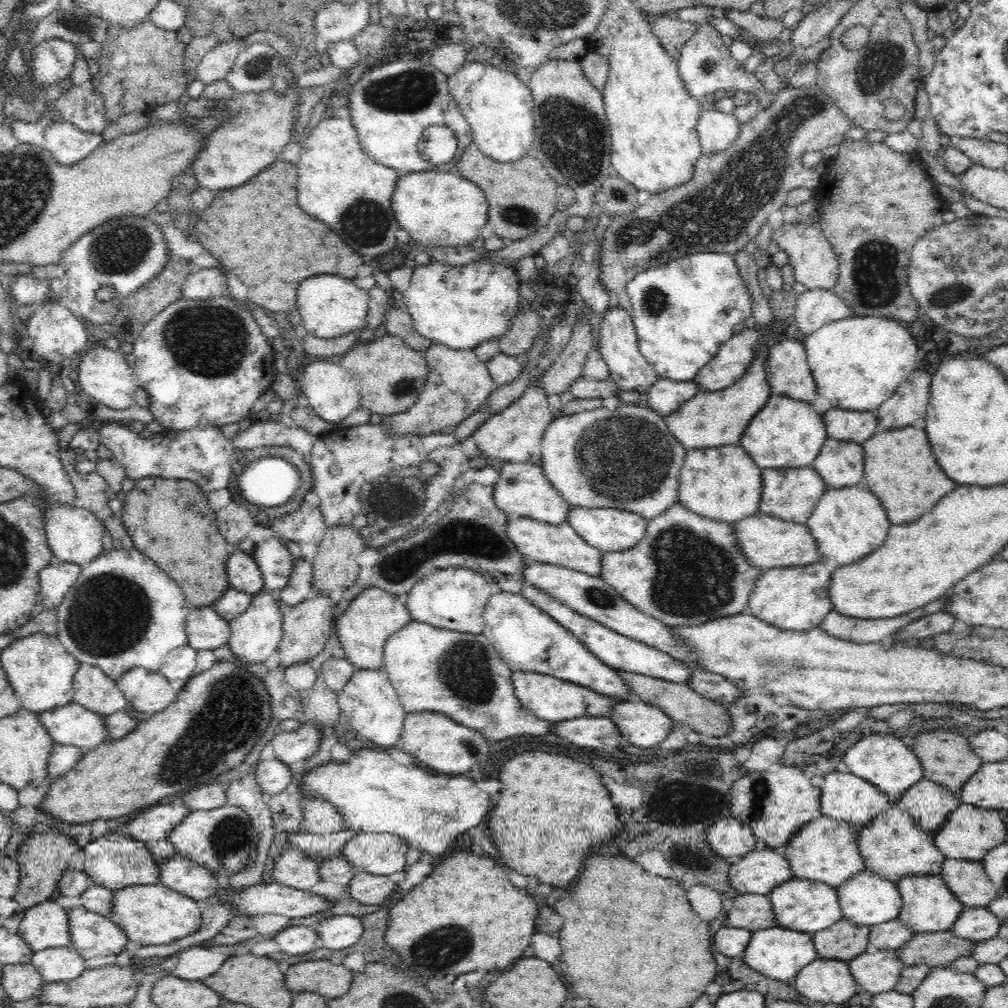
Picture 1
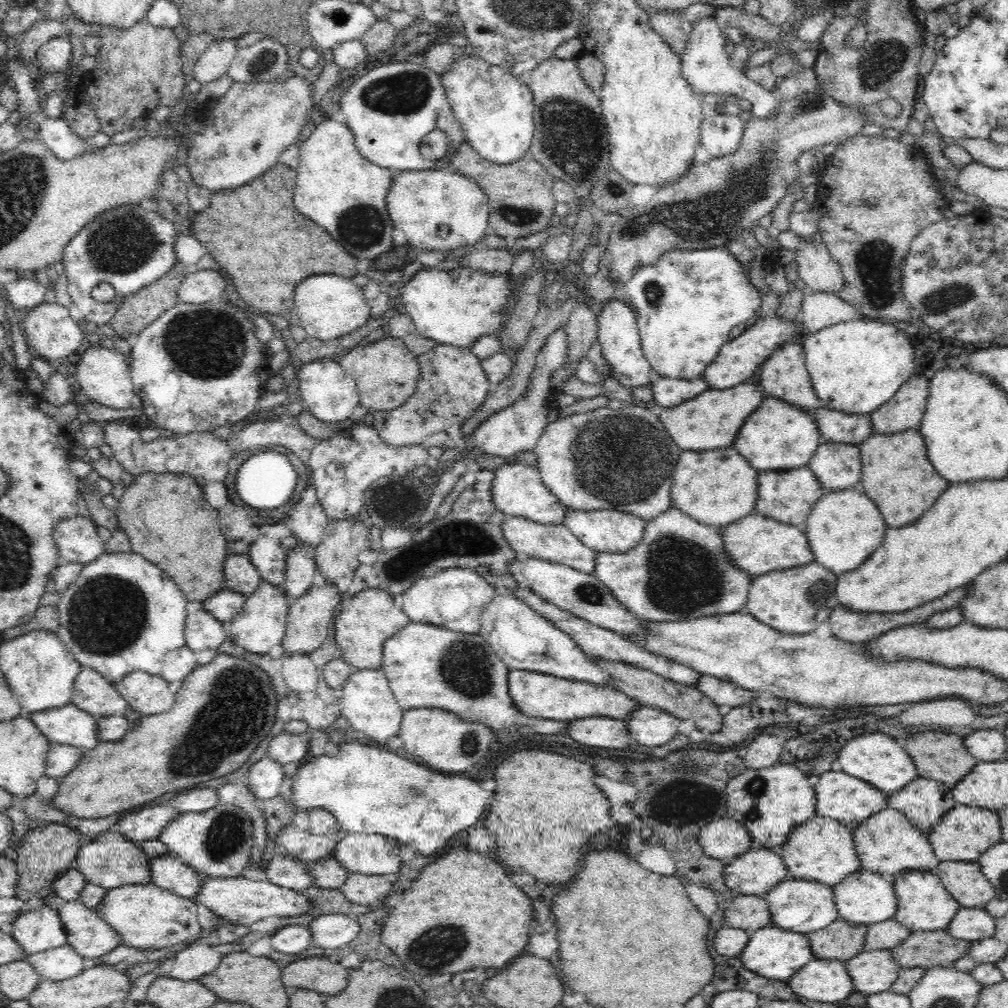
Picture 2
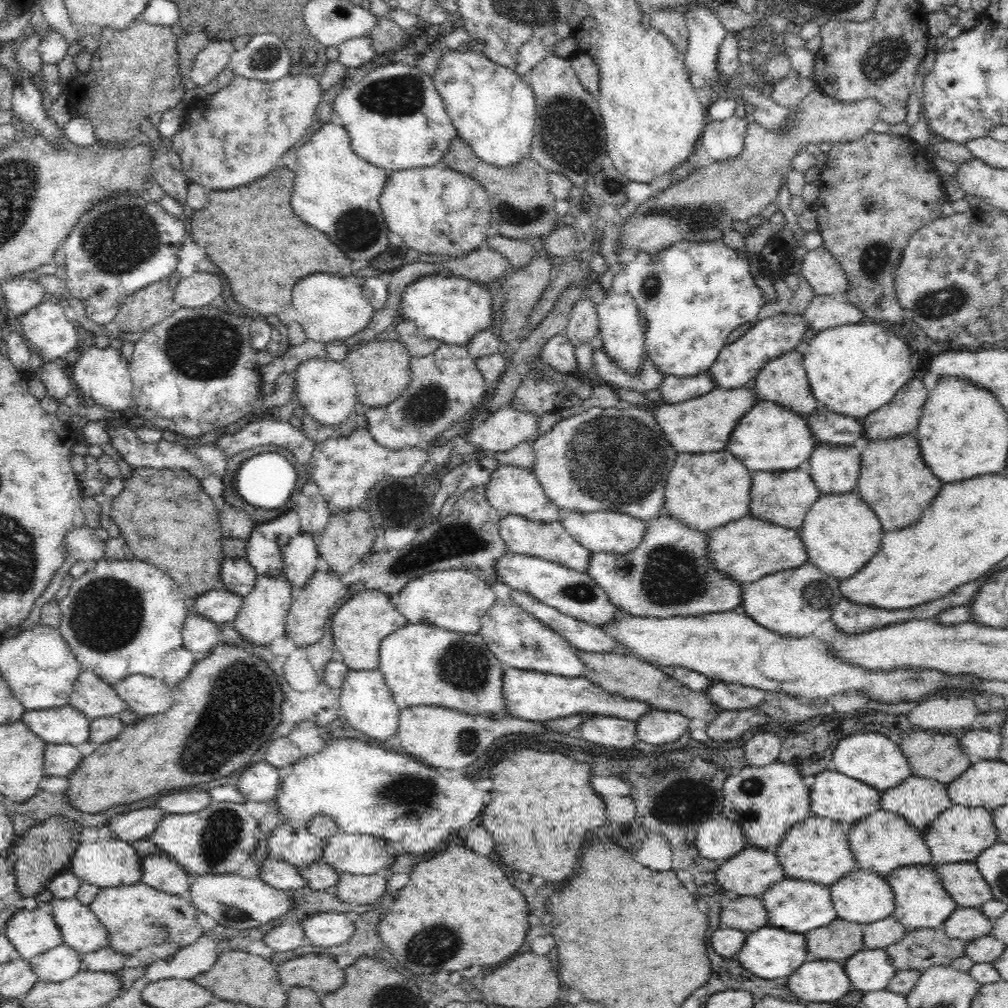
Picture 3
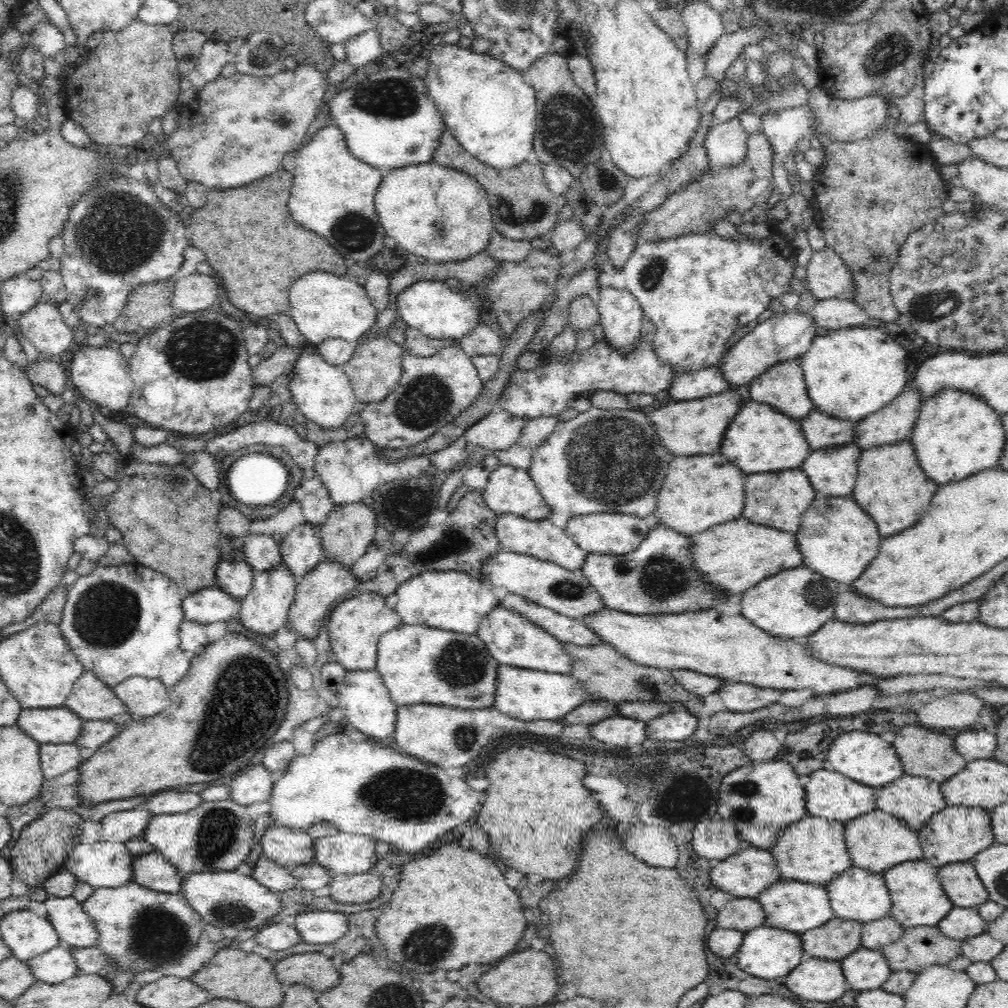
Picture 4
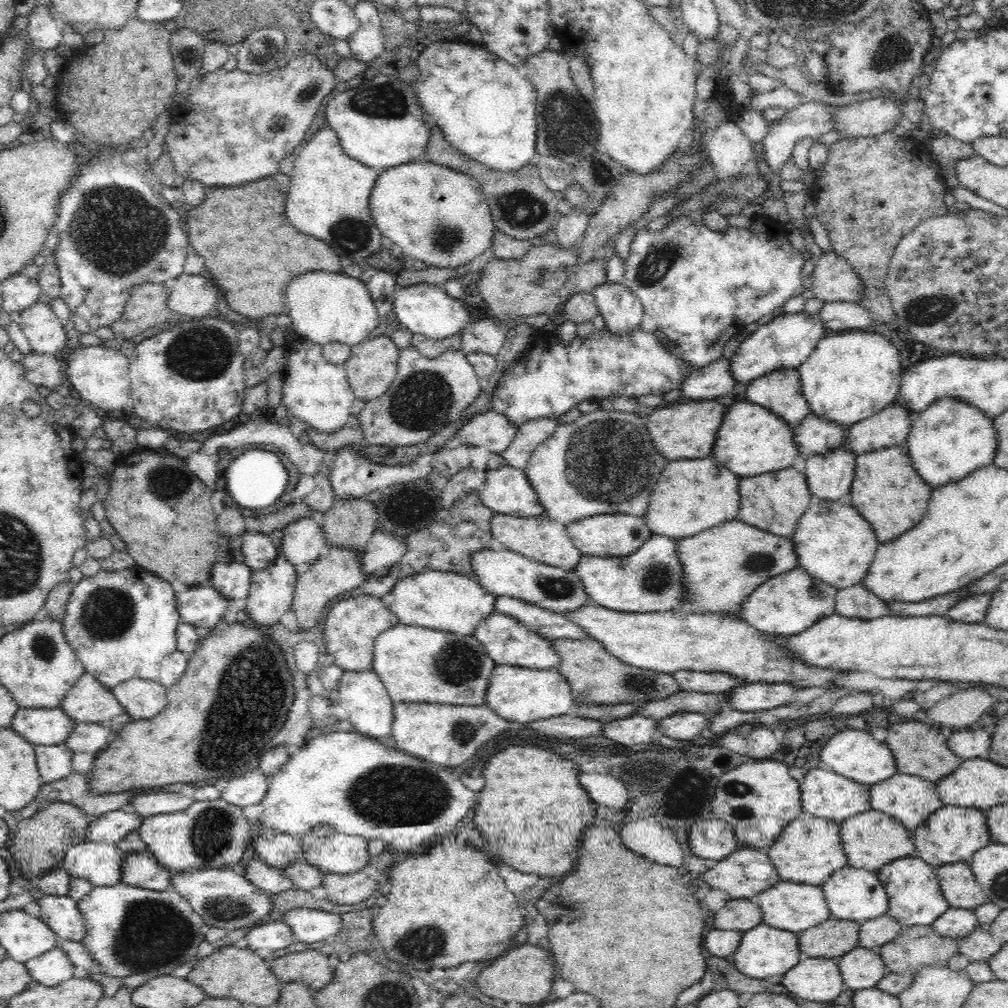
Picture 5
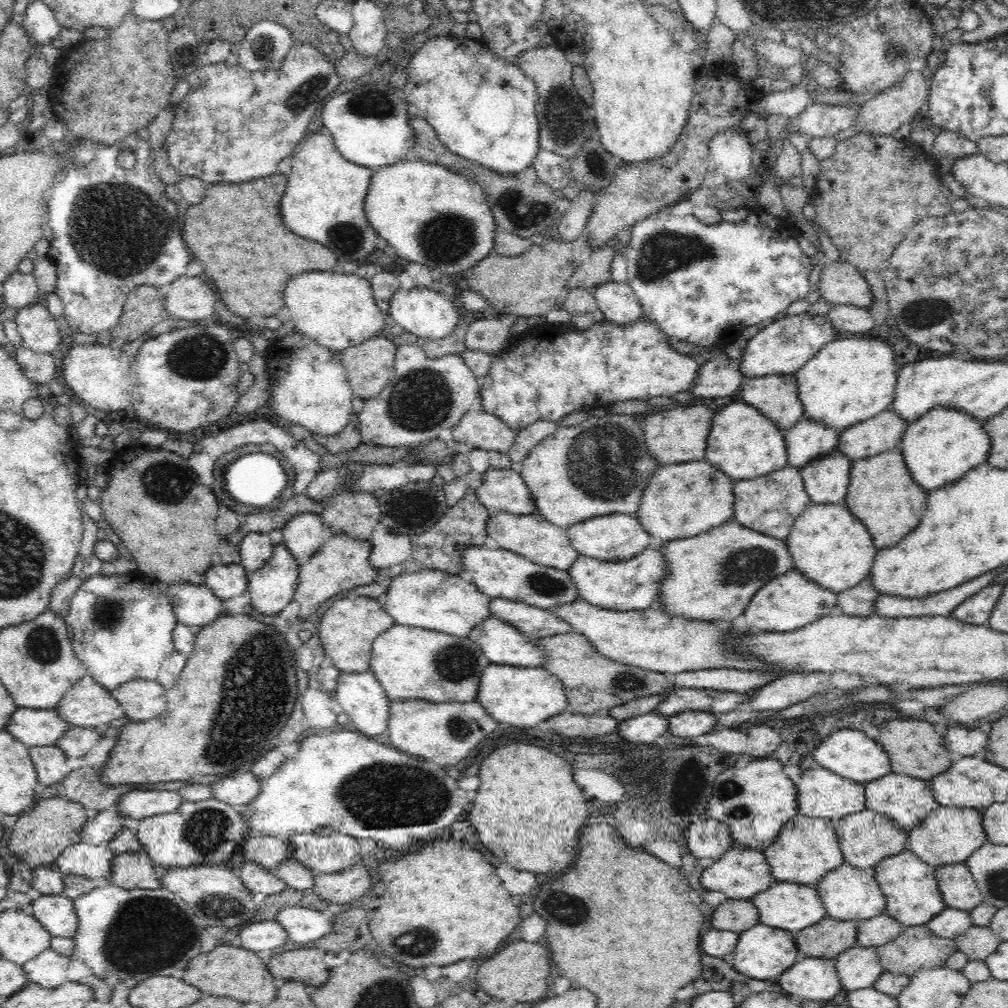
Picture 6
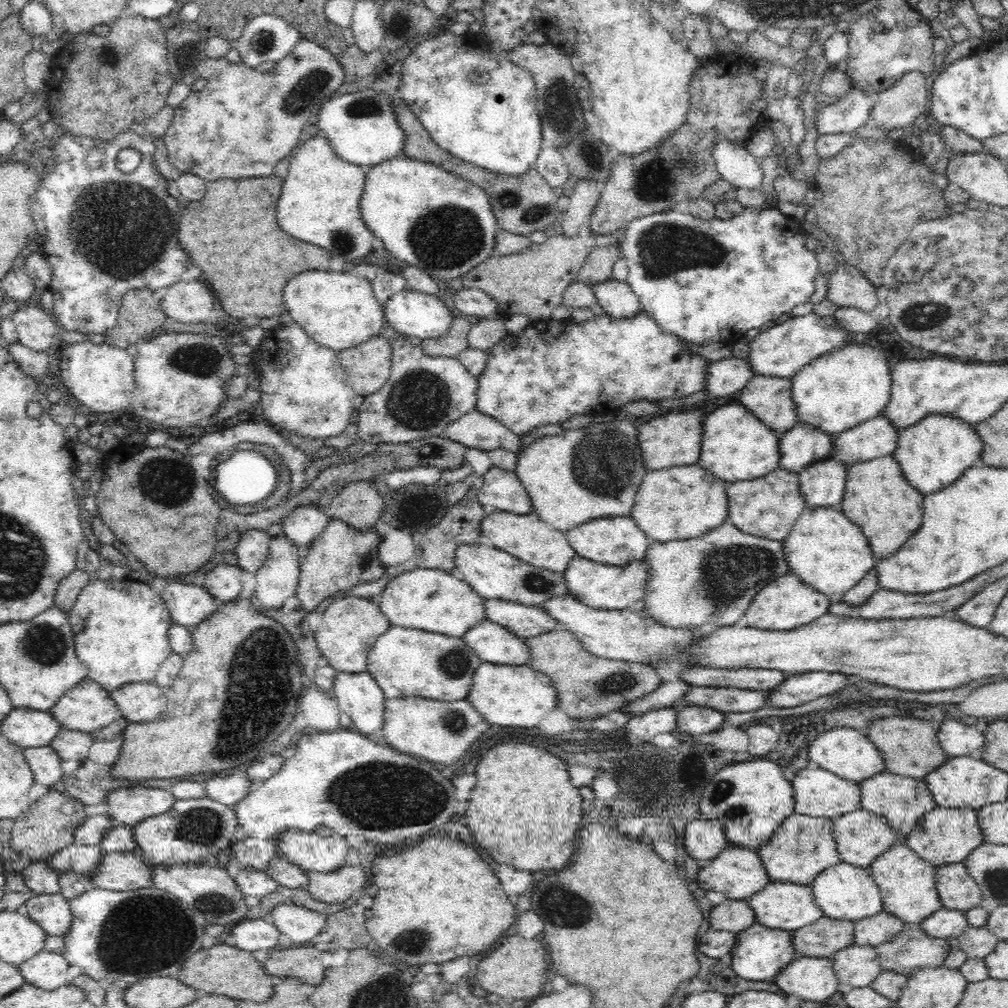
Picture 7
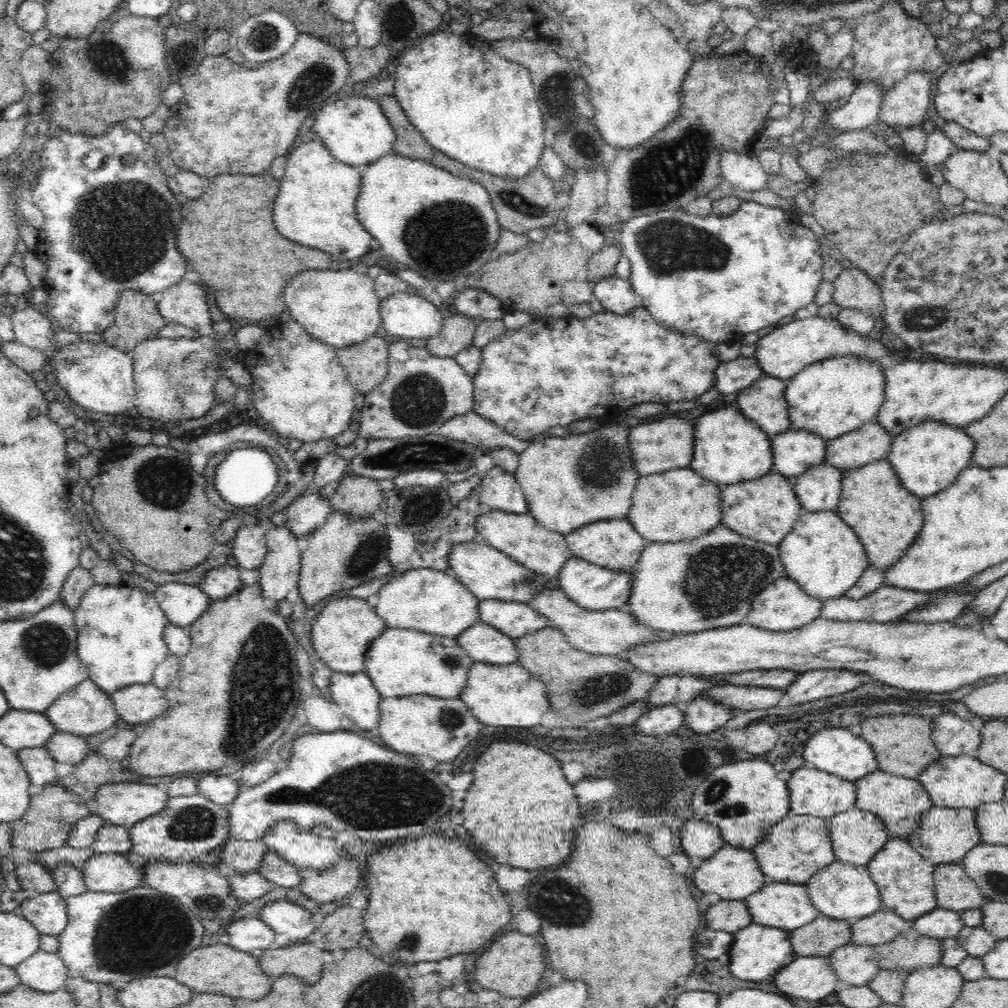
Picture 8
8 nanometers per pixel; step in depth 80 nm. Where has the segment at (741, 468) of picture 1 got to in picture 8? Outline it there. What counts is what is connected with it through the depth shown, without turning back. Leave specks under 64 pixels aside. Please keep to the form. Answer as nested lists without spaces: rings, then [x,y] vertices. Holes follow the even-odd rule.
[[[689,466],[641,476],[626,518],[648,543],[692,540],[721,524],[720,492],[726,487],[706,480]]]

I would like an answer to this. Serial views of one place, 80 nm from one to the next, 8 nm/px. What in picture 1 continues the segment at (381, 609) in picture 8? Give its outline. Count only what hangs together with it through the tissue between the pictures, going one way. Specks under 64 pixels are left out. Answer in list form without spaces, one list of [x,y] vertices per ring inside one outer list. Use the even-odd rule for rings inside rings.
[[[446,568],[416,581],[405,605],[416,622],[476,635],[483,632],[483,614],[491,596],[490,583],[481,574],[468,568]]]

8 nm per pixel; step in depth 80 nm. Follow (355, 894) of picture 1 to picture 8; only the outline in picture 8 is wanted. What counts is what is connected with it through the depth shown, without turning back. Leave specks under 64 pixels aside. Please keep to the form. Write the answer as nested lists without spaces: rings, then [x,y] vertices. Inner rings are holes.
[[[340,857],[331,867],[314,869],[300,868],[301,878],[298,890],[310,900],[316,902],[336,902],[358,891],[358,882],[362,880],[358,861]]]

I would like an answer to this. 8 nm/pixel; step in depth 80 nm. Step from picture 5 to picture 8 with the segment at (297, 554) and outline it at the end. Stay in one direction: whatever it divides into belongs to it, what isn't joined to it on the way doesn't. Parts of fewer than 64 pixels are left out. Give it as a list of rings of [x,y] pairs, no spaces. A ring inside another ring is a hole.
[[[310,485],[284,512],[285,525],[298,540],[323,525],[332,511],[329,499],[322,497],[318,493],[319,489]]]

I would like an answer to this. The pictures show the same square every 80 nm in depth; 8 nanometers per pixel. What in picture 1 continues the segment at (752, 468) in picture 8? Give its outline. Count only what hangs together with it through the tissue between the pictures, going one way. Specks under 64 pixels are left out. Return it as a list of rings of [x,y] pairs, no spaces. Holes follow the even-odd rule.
[[[774,396],[752,417],[748,430],[744,430],[740,438],[740,446],[748,452],[752,461],[760,468],[798,468],[812,465],[829,436],[825,431],[821,414],[812,409],[812,403],[800,402],[787,396]]]

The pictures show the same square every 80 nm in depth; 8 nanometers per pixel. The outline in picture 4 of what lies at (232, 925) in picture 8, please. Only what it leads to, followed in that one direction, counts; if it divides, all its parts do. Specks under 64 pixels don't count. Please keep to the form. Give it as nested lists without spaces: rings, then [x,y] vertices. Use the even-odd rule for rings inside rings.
[[[290,921],[270,922],[255,934],[254,939],[260,946],[275,951],[292,948],[302,942],[298,929]]]

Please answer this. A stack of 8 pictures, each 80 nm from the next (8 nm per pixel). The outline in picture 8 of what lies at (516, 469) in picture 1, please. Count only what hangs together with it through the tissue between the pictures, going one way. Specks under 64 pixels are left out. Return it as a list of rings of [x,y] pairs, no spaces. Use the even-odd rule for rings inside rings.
[[[494,466],[480,484],[481,513],[490,511],[506,511],[507,513],[528,513],[524,491],[515,475],[503,468]]]

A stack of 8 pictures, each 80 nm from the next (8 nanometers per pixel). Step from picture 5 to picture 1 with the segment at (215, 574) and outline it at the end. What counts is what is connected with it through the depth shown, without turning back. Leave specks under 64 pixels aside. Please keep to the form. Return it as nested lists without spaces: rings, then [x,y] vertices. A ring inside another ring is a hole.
[[[232,549],[227,559],[227,575],[231,588],[240,592],[255,594],[264,588],[263,574],[253,553]]]

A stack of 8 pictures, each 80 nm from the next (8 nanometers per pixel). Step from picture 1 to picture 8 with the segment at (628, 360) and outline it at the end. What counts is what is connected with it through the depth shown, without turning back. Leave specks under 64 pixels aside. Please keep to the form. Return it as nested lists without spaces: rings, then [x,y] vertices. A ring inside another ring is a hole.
[[[614,275],[592,284],[593,295],[598,297],[605,310],[618,315],[630,314],[636,307],[642,307],[642,297],[632,288],[630,279]]]

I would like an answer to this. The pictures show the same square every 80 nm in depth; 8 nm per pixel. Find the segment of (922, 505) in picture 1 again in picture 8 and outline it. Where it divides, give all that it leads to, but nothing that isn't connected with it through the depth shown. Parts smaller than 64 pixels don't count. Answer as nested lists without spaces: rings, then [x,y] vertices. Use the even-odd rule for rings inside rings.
[[[885,459],[844,472],[836,513],[860,538],[870,567],[886,572],[904,556],[920,534],[922,501],[904,488],[892,463]]]

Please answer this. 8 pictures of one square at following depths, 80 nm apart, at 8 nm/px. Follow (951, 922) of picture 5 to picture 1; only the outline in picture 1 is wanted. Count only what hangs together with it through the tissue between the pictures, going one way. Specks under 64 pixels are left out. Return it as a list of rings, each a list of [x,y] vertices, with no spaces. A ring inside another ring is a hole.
[[[987,907],[965,908],[953,924],[958,938],[976,941],[995,938],[999,933],[1000,919]]]

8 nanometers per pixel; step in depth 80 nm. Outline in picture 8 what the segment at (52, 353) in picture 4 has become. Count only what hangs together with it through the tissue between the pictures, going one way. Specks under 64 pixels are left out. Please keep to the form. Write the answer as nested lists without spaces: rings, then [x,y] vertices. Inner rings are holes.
[[[31,305],[24,310],[13,310],[9,316],[15,341],[46,353],[52,352],[55,323]]]

